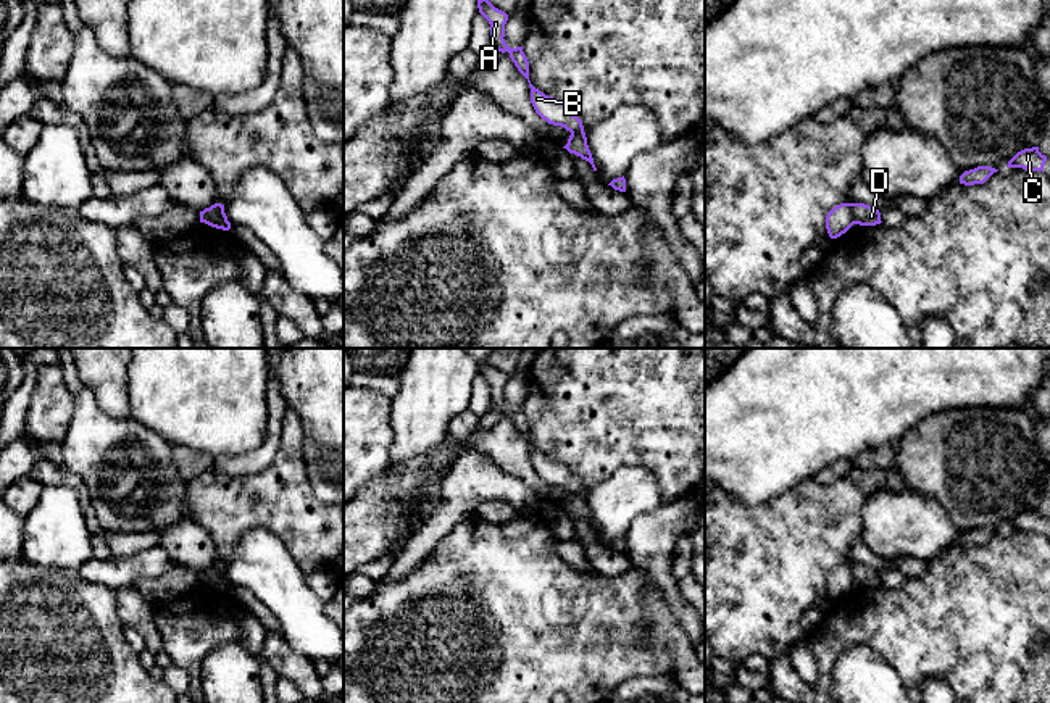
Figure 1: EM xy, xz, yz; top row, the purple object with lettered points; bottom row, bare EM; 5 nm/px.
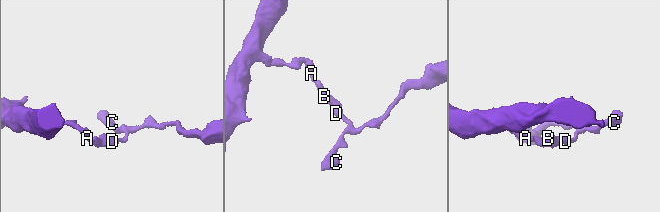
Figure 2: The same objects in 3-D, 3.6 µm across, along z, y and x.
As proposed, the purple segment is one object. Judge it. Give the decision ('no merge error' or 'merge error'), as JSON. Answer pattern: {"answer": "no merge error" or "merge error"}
{"answer": "merge error"}

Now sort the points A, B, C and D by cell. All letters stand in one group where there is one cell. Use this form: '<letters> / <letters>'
A B / C D

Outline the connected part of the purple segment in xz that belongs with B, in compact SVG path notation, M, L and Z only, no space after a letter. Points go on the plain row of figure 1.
M484 358L484 360L477 361L477 369L479 369L479 374L481 374L481 376L489 382L489 385L490 385L492 408L494 408L495 411L502 413L502 414L508 413L508 414L510 414L510 419L511 419L511 422L515 424L515 427L518 429L518 432L527 440L529 448L531 448L531 464L532 464L535 474L537 474L542 480L545 480L548 485L561 487L561 489L565 489L566 492L569 492L569 493L573 493L573 495L584 492L582 482L568 469L568 466L565 466L565 464L560 463L558 460L553 460L553 458L545 456L544 453L540 453L539 450L535 450L535 448L531 445L531 442L529 442L529 422L527 422L527 419L526 419L526 416L524 416L524 413L523 413L523 408L510 410L510 408L505 405L505 400L503 400L503 398L505 398L505 385L506 385L506 382L508 382L508 376L506 376L505 372L495 369L495 368L489 363L489 358Z

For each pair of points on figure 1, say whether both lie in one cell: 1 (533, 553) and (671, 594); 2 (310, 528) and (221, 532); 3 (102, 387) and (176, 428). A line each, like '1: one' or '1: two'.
1: two
2: one
3: two

